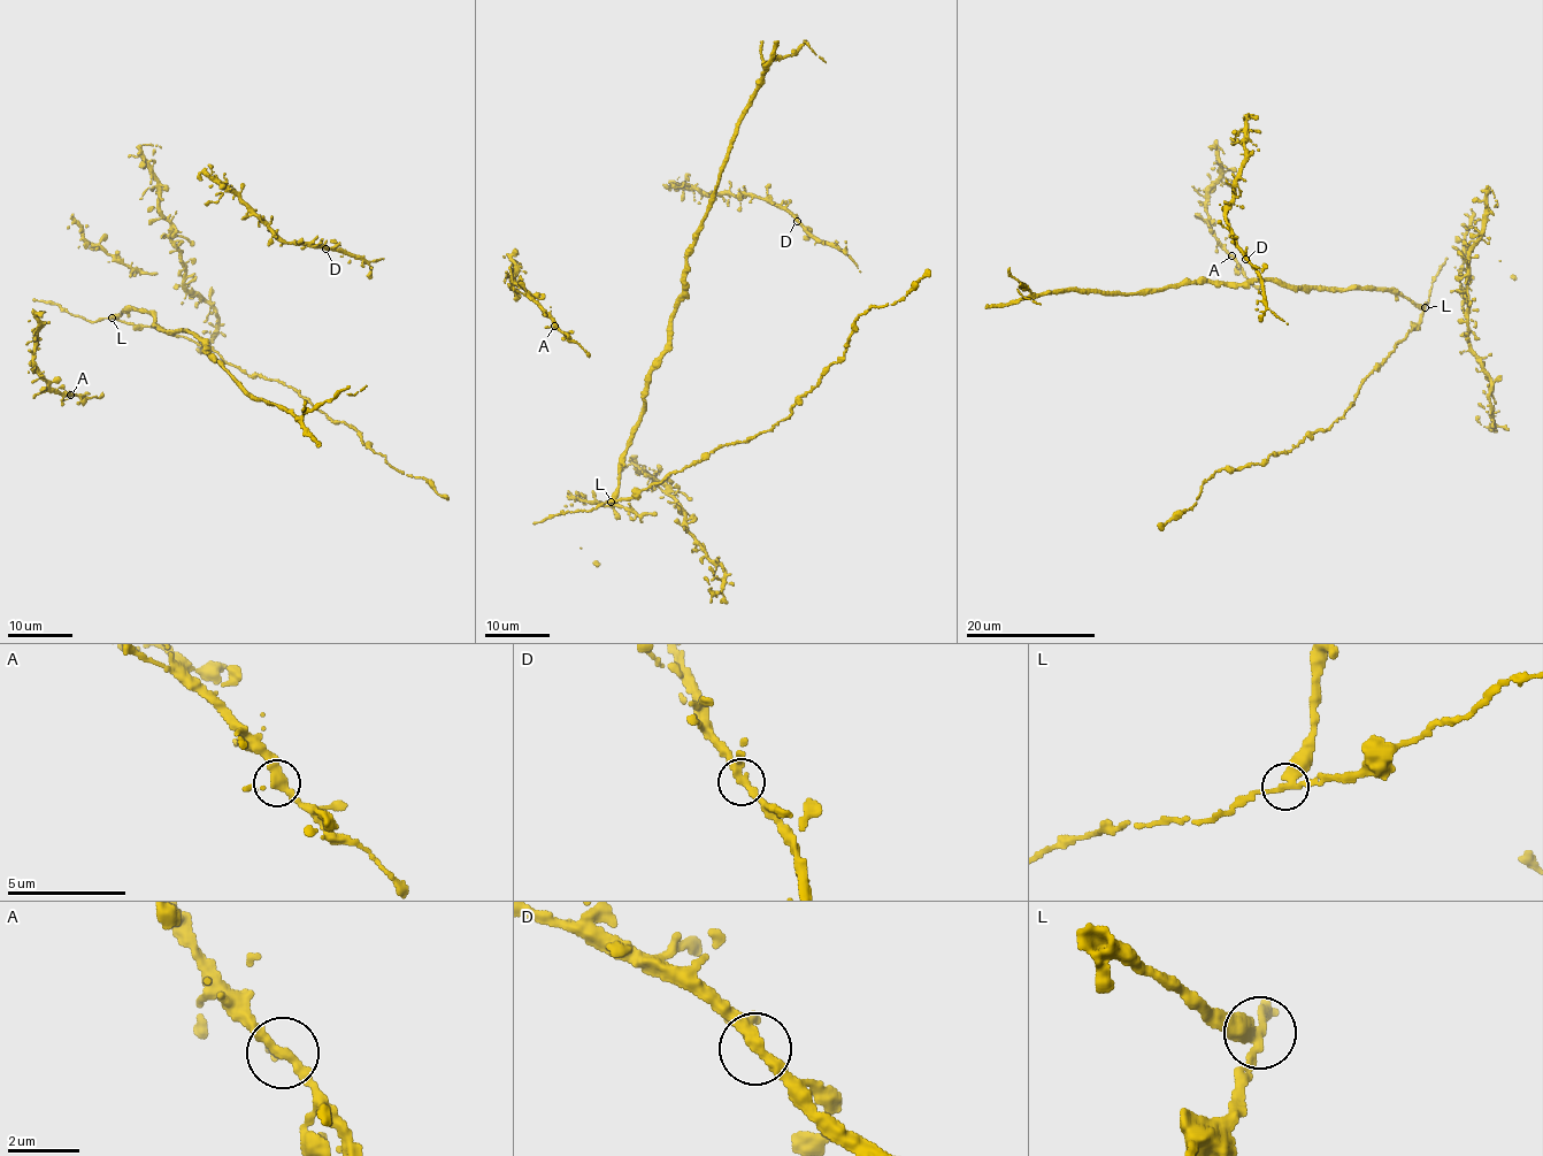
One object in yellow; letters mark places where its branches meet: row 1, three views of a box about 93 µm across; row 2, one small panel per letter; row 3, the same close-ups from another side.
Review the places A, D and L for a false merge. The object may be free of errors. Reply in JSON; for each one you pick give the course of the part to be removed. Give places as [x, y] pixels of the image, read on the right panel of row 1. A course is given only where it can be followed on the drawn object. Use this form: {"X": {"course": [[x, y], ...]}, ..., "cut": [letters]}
{"L": {"course": [[1425, 307], [1386, 290], [1265, 280], [1183, 282], [1128, 295], [1018, 289], [1039, 305]]}, "cut": ["L"]}

